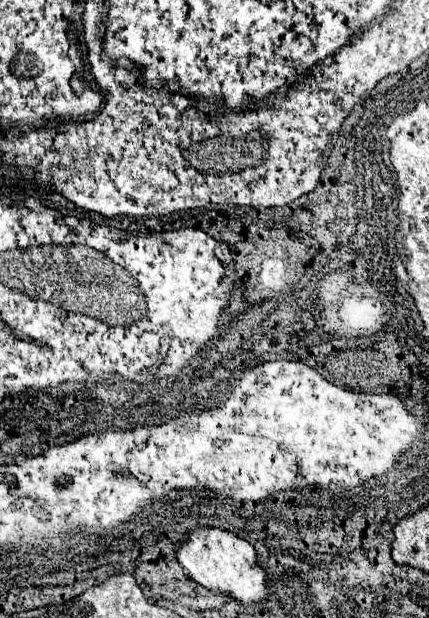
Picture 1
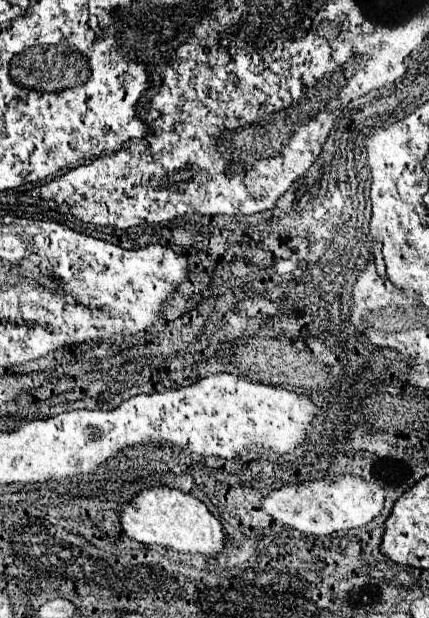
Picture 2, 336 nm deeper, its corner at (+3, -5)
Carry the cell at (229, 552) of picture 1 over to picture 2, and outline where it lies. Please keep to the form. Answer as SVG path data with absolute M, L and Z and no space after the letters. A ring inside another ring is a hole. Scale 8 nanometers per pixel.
M151 487L139 491L131 503L119 509L119 523L131 539L143 545L161 545L167 549L187 551L187 553L205 553L217 555L223 551L225 531L221 523L211 515L211 511L197 497L183 493L175 487Z

